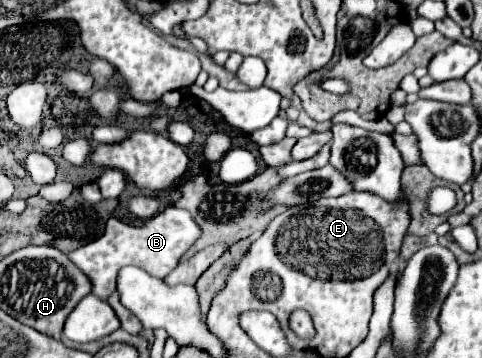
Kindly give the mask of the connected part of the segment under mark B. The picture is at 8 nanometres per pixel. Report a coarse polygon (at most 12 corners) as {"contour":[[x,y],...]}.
{"contour":[[187,210],[107,220],[69,260],[107,300],[117,270],[165,278],[201,236]]}

